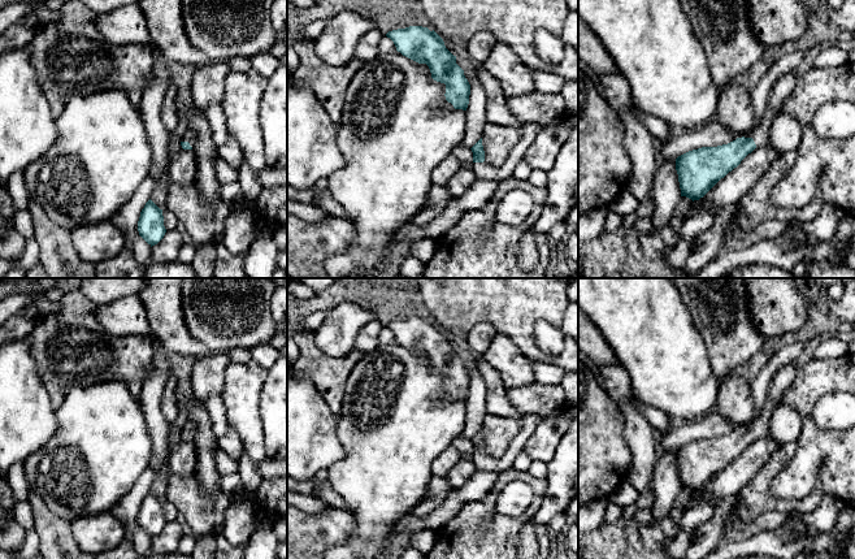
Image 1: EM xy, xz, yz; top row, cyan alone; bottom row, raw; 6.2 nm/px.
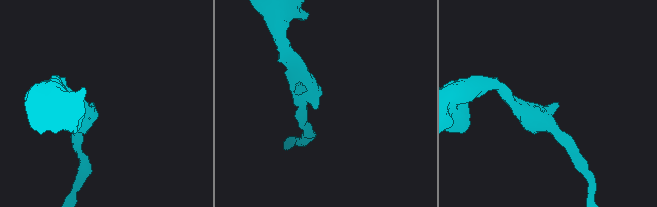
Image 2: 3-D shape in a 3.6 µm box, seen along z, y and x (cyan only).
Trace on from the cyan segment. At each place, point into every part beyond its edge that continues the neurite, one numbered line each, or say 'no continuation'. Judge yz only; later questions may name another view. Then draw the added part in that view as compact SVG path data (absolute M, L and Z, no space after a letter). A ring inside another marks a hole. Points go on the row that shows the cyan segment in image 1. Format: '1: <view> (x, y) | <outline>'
1: yz (785, 85) | M793 72L781 75L772 86L764 114L760 125L754 130L752 139L756 147L761 147L771 142L772 122L774 118L774 109L782 104L787 96L795 90L798 78Z

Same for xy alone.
1: xy (190, 135) | M188 127L186 130L185 135L183 135L182 142L188 142L190 146L192 147L192 150L194 150L194 147L196 144L196 133L192 129Z

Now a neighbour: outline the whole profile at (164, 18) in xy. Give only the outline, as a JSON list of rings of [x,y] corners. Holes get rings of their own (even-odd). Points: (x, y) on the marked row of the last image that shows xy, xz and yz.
[[[139,0],[138,5],[143,9],[151,42],[166,61],[190,64],[195,68],[211,62],[187,38],[182,0]]]

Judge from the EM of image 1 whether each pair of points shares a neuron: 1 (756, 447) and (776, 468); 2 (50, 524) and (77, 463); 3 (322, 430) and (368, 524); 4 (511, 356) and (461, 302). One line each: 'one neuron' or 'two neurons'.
1: two neurons
2: two neurons
3: two neurons
4: two neurons

